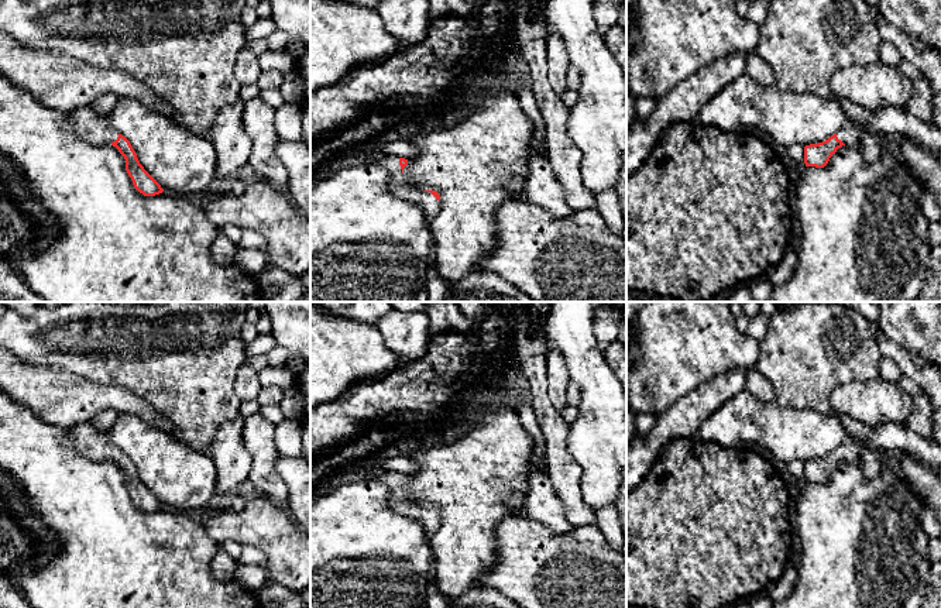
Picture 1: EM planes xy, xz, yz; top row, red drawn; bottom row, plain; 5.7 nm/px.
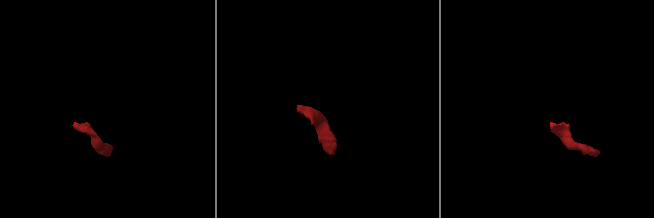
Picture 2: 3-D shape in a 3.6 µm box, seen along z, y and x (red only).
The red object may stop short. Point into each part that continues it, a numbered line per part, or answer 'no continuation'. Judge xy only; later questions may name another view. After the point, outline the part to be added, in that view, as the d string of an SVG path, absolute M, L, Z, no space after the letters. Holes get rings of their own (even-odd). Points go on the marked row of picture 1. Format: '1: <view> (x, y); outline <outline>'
1: xy (92, 126); outline M80 107L68 113L69 127L92 142L116 141L119 131L113 130L104 114L99 114L89 107Z

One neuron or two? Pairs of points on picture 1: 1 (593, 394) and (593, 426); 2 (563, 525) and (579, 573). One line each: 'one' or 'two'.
1: one
2: two

